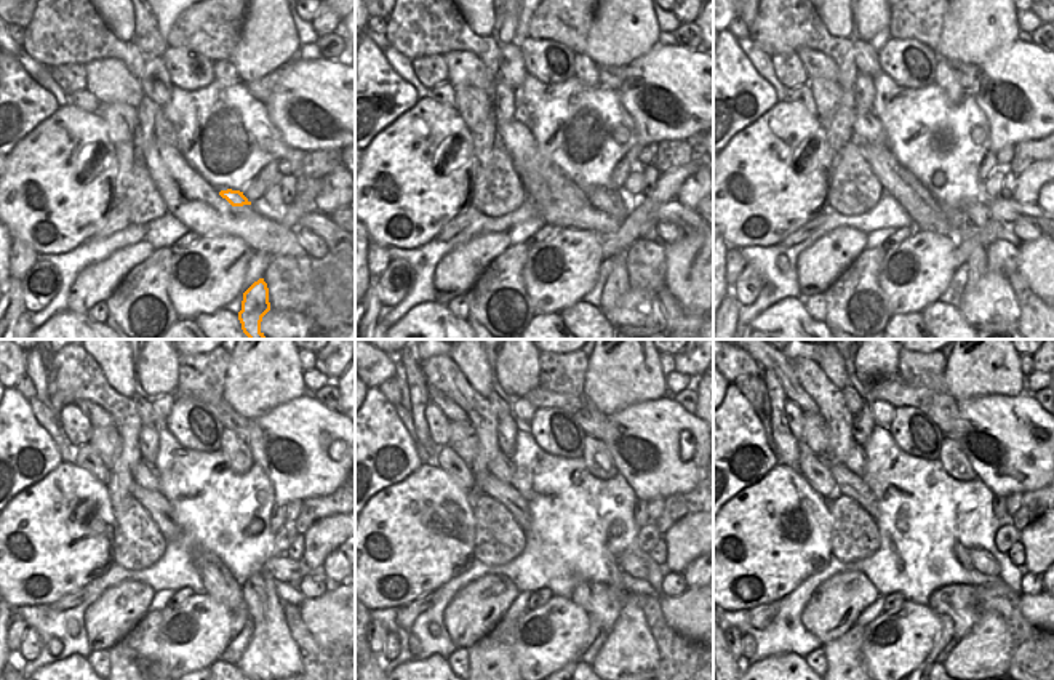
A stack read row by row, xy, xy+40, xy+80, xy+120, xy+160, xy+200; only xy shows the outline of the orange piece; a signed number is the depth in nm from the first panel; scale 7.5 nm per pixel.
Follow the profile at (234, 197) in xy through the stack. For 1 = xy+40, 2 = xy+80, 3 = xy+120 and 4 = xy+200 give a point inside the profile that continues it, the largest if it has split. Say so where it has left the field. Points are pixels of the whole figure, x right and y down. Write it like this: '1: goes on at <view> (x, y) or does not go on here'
1: goes on at xy+40 (616, 204)
2: goes on at xy+80 (973, 215)
3: goes on at xy+120 (255, 599)
4: goes on at xy+200 (962, 556)

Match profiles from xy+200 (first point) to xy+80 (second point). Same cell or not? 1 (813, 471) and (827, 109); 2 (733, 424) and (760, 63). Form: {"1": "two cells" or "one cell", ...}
{"1": "two cells", "2": "two cells"}

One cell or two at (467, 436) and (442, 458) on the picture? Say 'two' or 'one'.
two

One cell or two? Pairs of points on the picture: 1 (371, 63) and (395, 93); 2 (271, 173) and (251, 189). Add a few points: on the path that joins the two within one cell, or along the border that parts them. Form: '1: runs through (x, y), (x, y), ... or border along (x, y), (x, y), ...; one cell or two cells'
1: runs through (373, 71), (387, 85); one cell
2: runs through (266, 178), (256, 188); one cell

